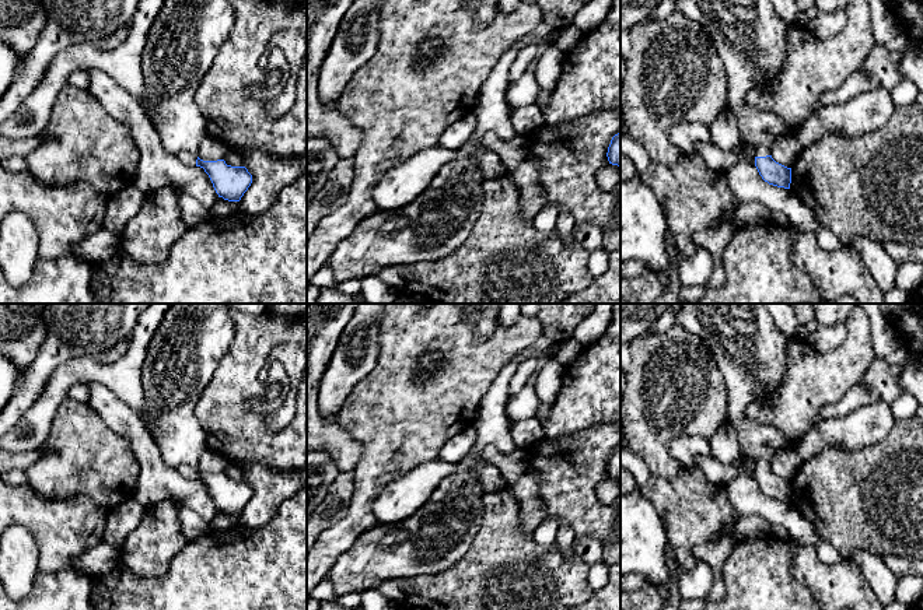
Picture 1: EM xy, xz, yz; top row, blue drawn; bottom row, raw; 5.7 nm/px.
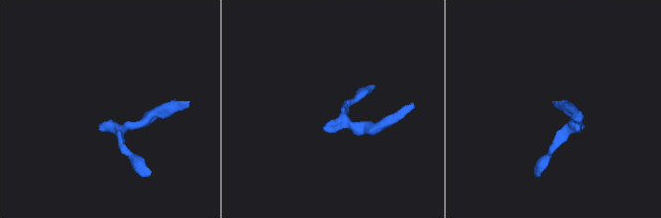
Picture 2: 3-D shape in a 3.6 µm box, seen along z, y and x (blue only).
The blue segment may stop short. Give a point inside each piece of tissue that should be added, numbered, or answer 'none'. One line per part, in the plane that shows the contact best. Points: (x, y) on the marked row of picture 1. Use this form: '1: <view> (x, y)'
1: yz (748, 35)

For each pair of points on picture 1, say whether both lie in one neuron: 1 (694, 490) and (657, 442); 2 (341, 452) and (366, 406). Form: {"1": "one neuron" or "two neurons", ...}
{"1": "two neurons", "2": "two neurons"}

